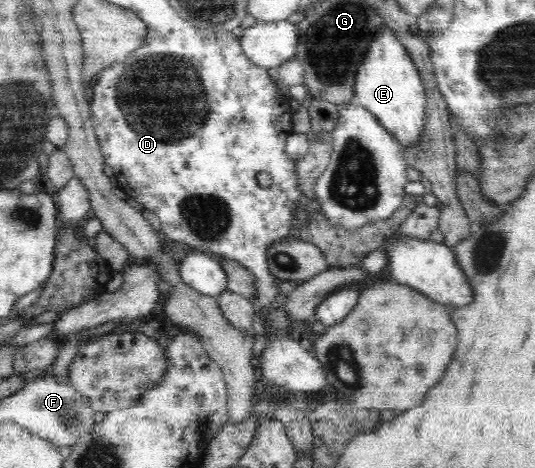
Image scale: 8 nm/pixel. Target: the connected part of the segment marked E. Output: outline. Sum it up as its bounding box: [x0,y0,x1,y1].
[355,25,428,149]

